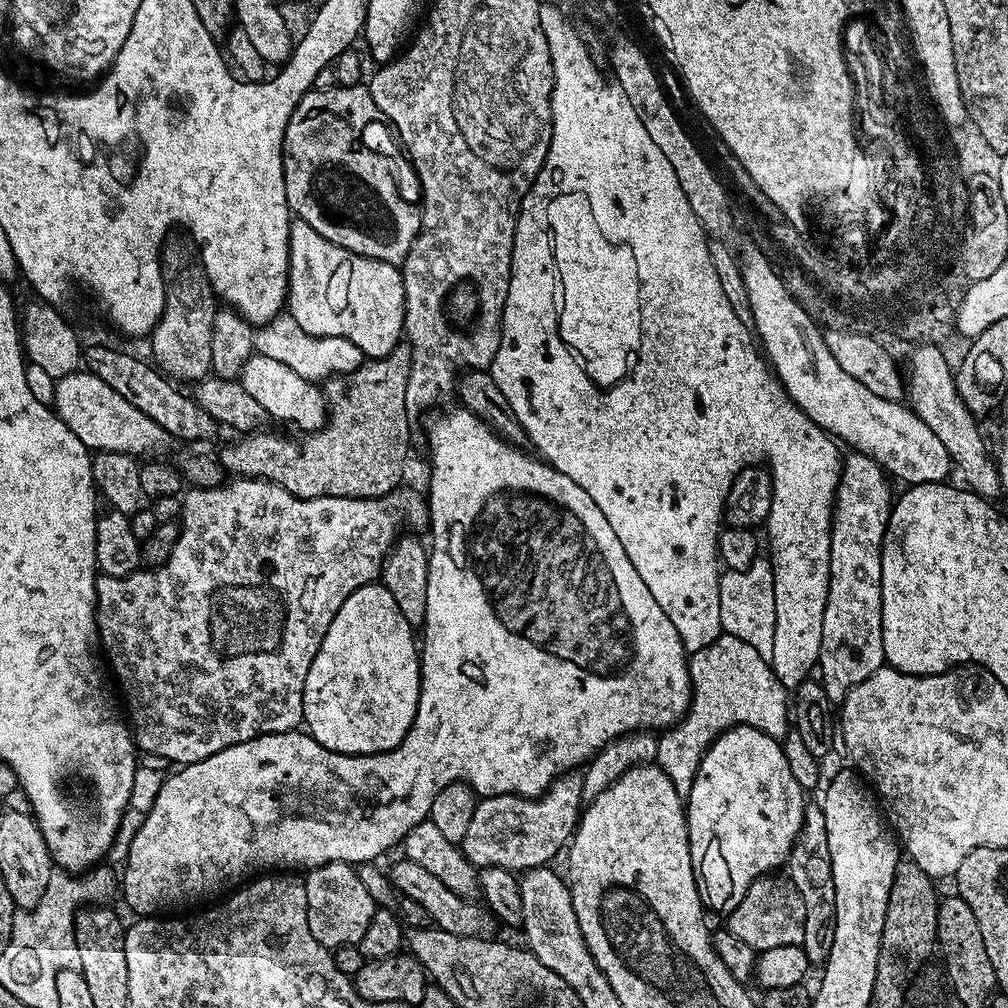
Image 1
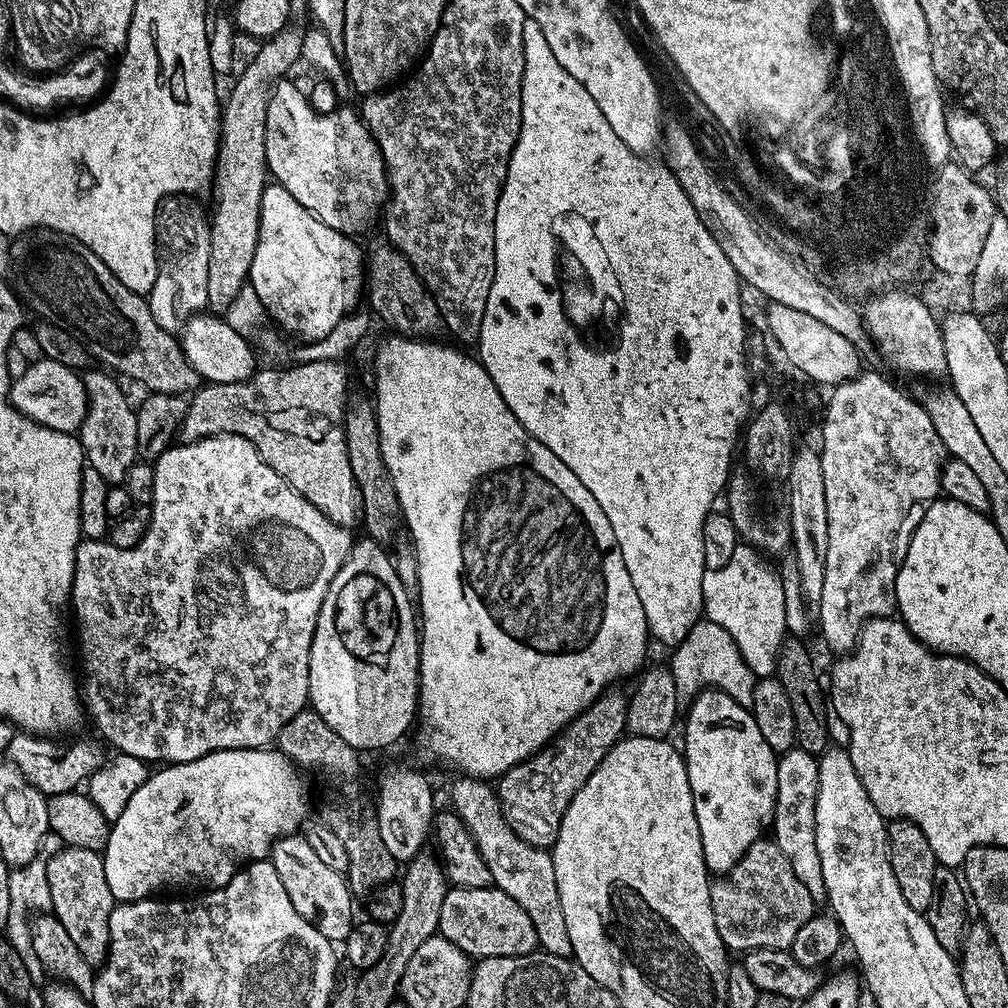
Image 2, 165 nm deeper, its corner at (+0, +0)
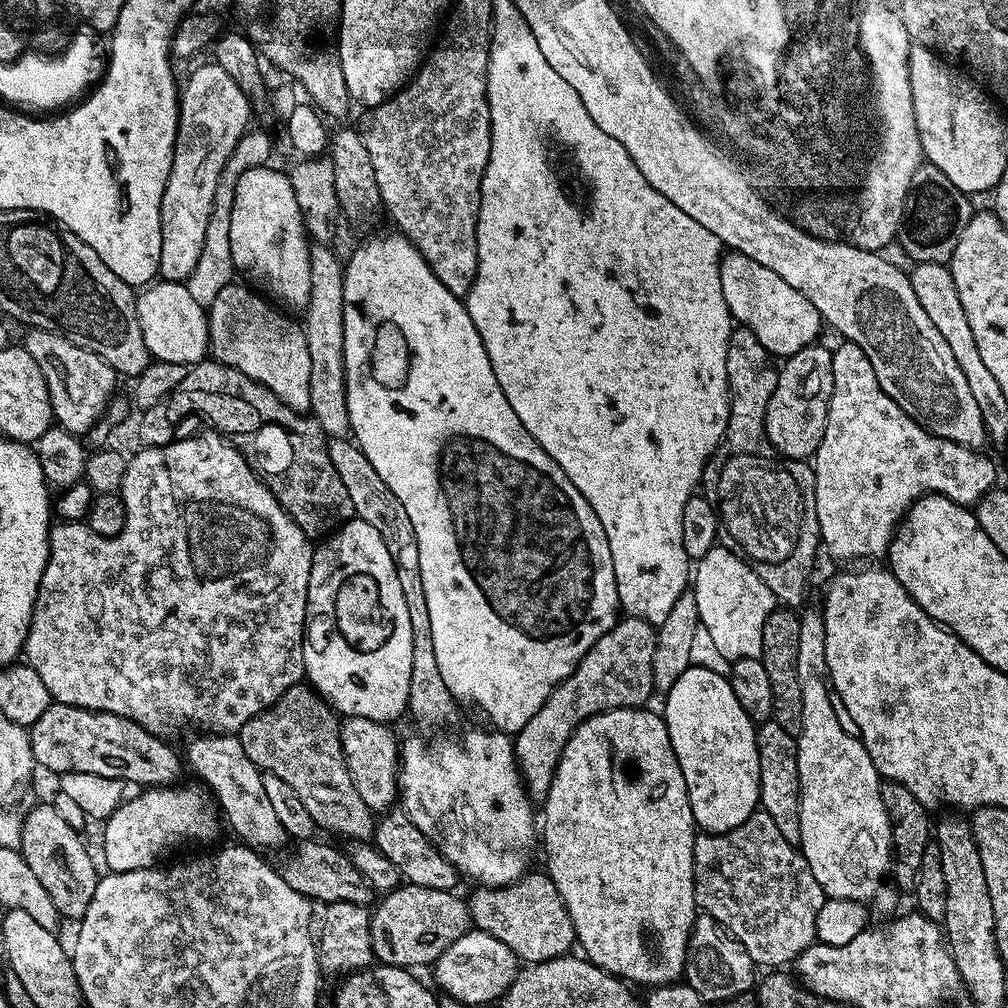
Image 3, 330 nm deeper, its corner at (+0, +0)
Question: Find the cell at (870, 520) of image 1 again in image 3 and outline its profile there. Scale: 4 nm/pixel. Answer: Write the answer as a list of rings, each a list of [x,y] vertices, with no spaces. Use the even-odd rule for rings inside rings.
[[[840,342],[840,345],[835,345],[832,354],[832,369],[834,370],[834,390],[832,391],[830,406],[828,407],[826,430],[822,434],[822,442],[816,448],[814,471],[816,474],[816,517],[818,518],[818,526],[820,527],[820,539],[826,552],[828,548],[829,554],[834,559],[876,562],[879,561],[876,560],[879,556],[880,559],[887,557],[888,547],[892,545],[898,525],[908,515],[909,508],[924,496],[935,494],[950,498],[955,504],[975,506],[987,492],[997,487],[996,464],[990,457],[980,456],[984,454],[962,446],[958,442],[950,442],[946,438],[938,438],[933,432],[927,432],[917,420],[910,418],[904,413],[902,406],[898,406],[898,402],[894,402],[894,398],[890,398],[886,394],[886,390],[882,390],[882,386],[878,386],[878,377],[874,374],[874,366],[870,366],[870,358],[866,358],[866,354],[862,354],[862,346],[851,342]]]

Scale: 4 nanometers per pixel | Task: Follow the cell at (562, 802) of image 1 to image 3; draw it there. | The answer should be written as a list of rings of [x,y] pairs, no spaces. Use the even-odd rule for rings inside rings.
[[[633,616],[617,619],[616,624],[609,632],[602,634],[594,646],[578,662],[578,666],[564,681],[561,682],[542,702],[542,710],[522,726],[520,732],[515,733],[516,762],[520,765],[520,776],[524,780],[524,788],[533,801],[543,802],[548,798],[548,791],[556,773],[556,767],[564,757],[566,742],[576,732],[577,726],[597,716],[599,712],[609,712],[615,708],[639,708],[647,705],[648,699],[654,696],[652,683],[654,682],[654,650],[656,649],[656,628],[650,622],[639,620]]]

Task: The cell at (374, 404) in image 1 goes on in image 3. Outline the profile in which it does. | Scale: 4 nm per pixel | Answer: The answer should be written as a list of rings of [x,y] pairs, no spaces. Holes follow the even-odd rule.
[[[205,358],[199,364],[191,365],[186,378],[178,382],[169,396],[162,398],[158,406],[143,409],[141,442],[153,444],[156,450],[163,448],[177,439],[176,427],[180,419],[195,412],[205,416],[215,431],[248,457],[262,483],[310,538],[327,537],[356,516],[354,502],[350,502],[350,494],[330,462],[328,440],[322,426],[318,426],[311,415],[290,410],[290,406],[266,390],[266,386],[215,358]]]

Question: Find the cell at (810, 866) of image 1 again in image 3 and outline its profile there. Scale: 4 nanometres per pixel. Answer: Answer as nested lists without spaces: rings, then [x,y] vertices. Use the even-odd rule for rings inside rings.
[[[776,719],[761,723],[756,729],[756,745],[760,754],[760,808],[774,818],[782,838],[800,839],[800,778],[798,774],[797,737],[786,734]]]

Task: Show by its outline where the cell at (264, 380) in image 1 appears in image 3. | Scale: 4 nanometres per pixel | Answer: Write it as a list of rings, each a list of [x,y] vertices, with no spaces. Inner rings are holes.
[[[161,279],[147,285],[137,295],[136,309],[138,326],[152,360],[191,366],[209,355],[208,314],[205,305],[190,298],[187,283]]]

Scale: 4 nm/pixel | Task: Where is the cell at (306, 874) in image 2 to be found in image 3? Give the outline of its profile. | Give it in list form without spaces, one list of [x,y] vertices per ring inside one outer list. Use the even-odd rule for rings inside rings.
[[[207,735],[189,742],[186,760],[187,763],[188,760],[192,763],[193,770],[201,776],[199,779],[210,789],[227,827],[229,824],[241,836],[237,837],[245,845],[252,845],[260,850],[280,848],[284,843],[289,843],[288,831],[282,826],[282,822],[278,822],[278,814],[274,814],[274,806],[262,786],[261,769],[250,762],[250,758],[246,758],[246,750],[242,750],[239,735]]]

